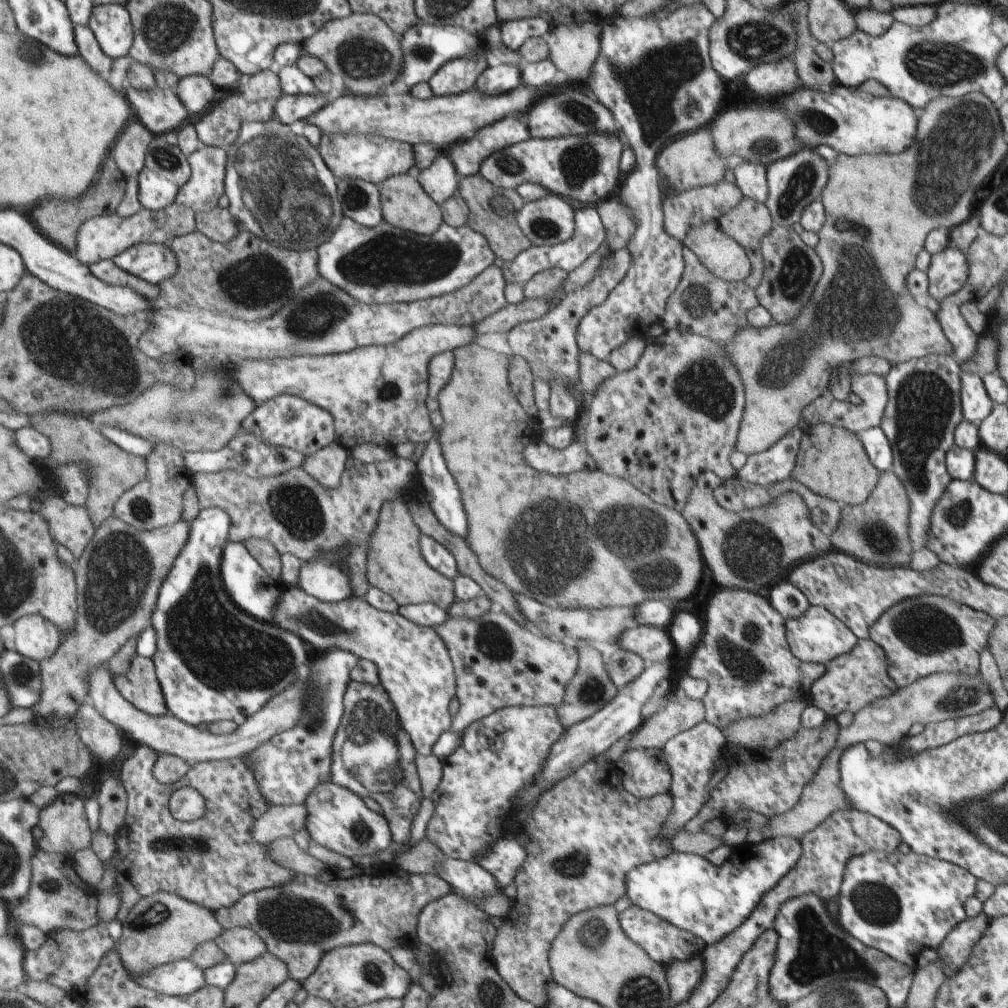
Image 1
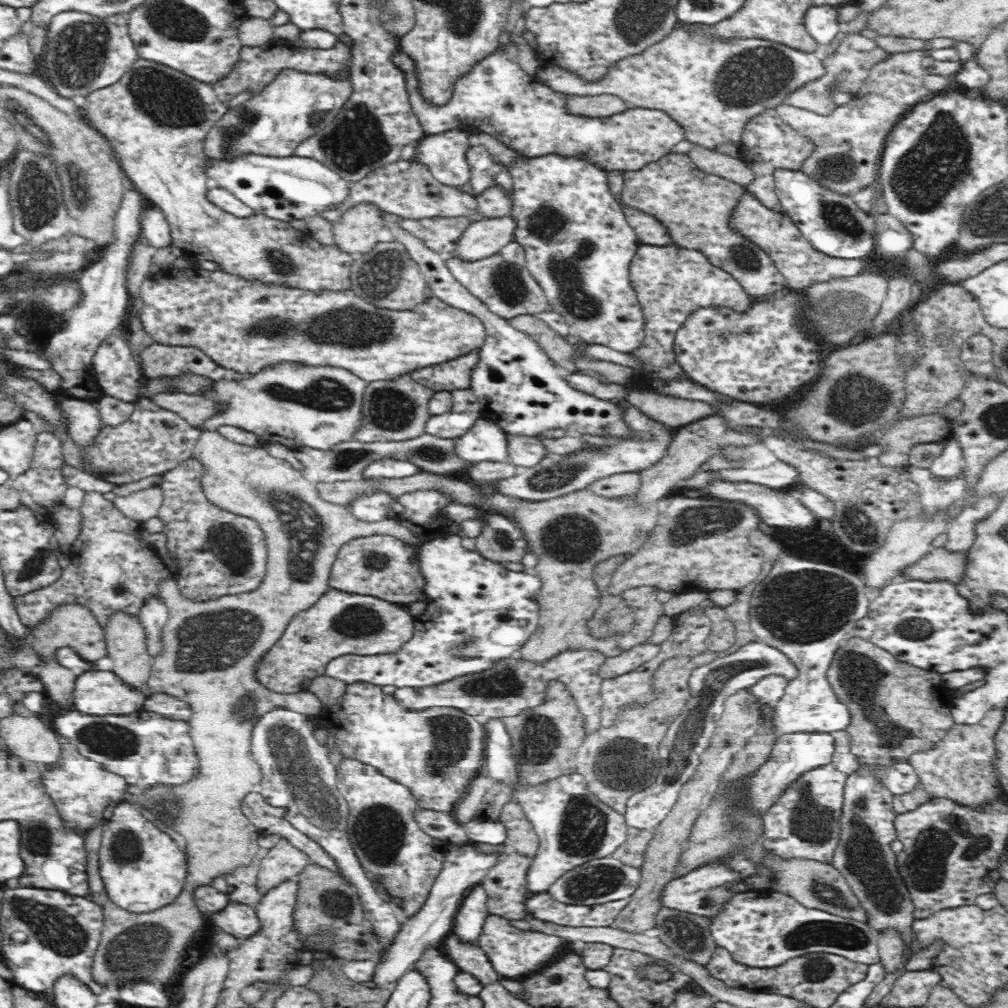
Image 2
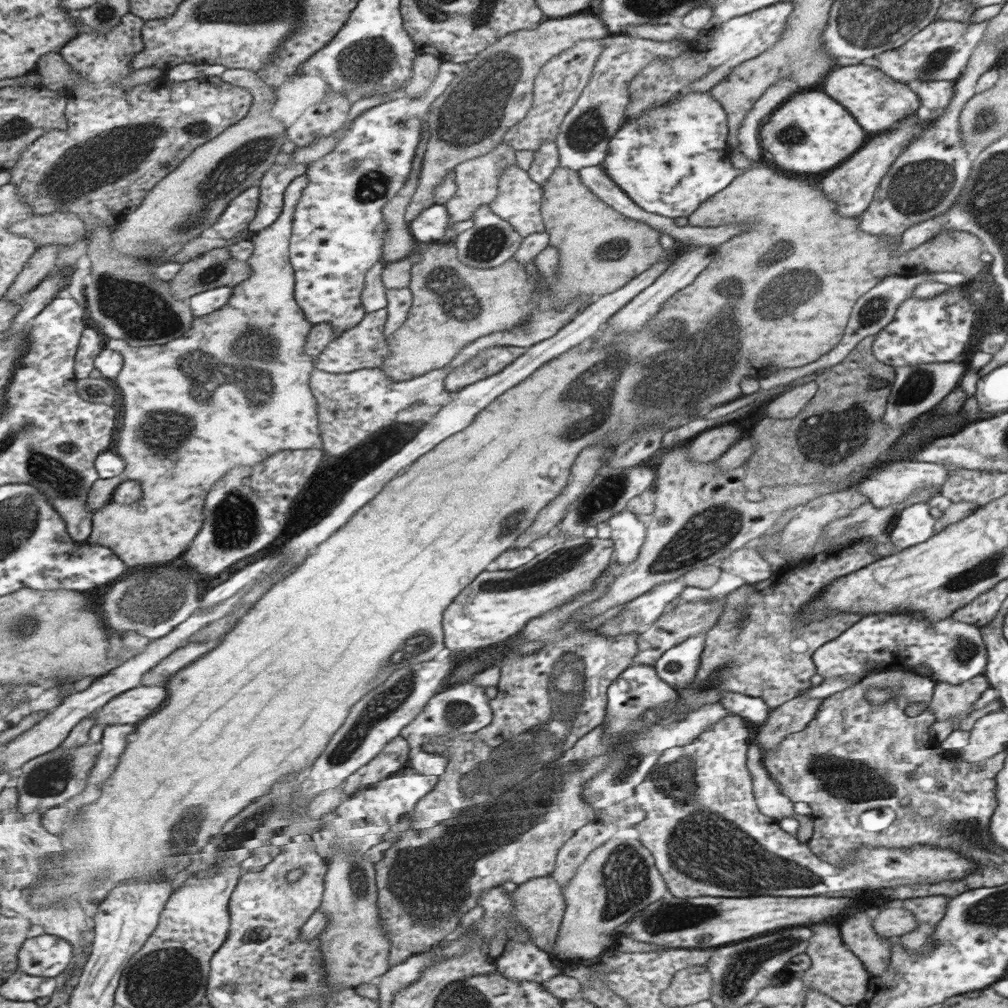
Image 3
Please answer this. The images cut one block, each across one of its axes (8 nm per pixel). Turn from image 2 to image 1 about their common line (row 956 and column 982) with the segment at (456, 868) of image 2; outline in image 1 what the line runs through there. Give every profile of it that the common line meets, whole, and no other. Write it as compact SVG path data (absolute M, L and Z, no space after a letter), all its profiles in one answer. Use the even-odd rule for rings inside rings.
M959 372L959 382L961 382L961 416L965 422L971 422L975 428L979 428L981 420L987 418L987 414L991 412L993 402L987 398L983 382L977 374Z

